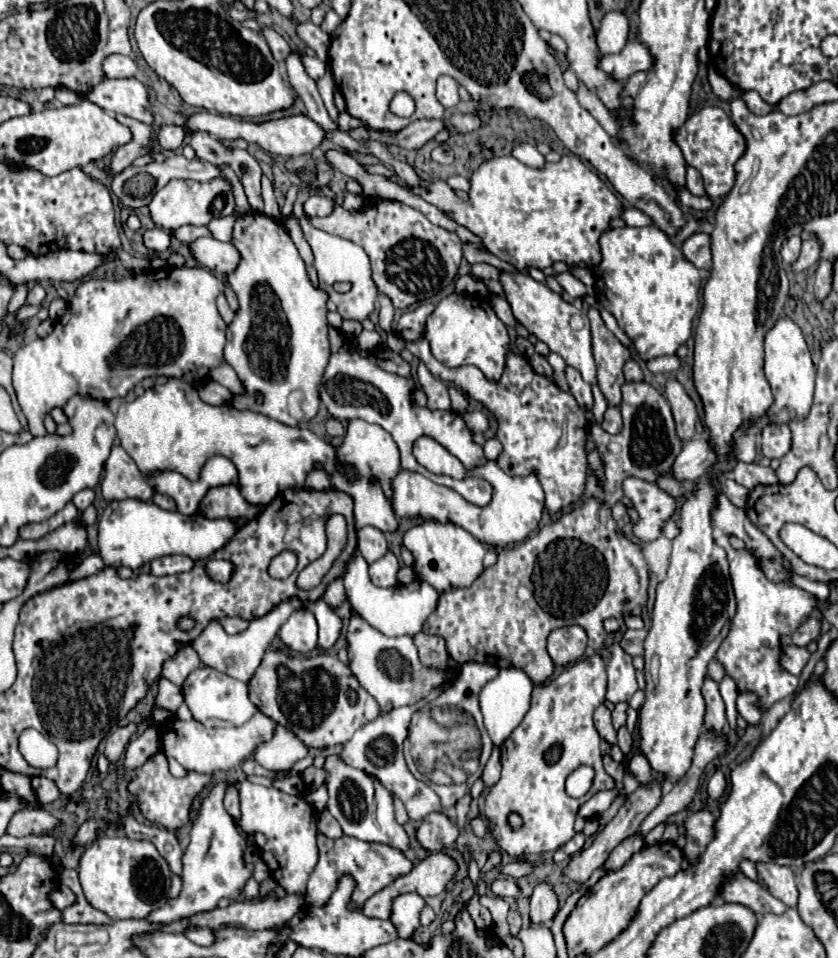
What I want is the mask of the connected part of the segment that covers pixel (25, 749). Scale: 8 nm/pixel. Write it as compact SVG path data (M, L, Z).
M26 729L20 735L20 753L38 769L50 769L58 761L58 747L36 729Z

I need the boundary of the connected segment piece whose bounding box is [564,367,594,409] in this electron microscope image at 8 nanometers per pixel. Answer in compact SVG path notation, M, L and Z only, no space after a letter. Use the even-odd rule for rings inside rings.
M566 367L566 381L570 385L570 393L574 395L574 399L580 403L580 405L586 405L588 409L592 407L594 399L592 399L592 391L590 391L590 385L580 377L580 371L572 369L572 367Z

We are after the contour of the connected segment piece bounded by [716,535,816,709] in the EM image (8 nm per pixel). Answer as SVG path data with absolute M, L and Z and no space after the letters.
M728 535L718 537L716 543L728 553L730 577L738 603L730 633L722 641L716 659L724 665L726 673L738 683L738 691L756 693L760 697L760 705L768 709L772 703L794 695L798 687L798 677L790 675L780 667L780 635L792 635L800 627L800 623L814 611L816 597L802 589L768 581L752 553L748 549L736 551L730 545Z

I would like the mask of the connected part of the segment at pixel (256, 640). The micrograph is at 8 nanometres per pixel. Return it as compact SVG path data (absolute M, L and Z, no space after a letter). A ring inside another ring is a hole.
M292 597L288 601L282 601L278 607L274 607L270 613L266 613L264 617L258 617L258 619L252 619L250 621L250 627L238 635L228 635L222 625L218 621L212 621L204 631L202 635L192 643L192 647L196 649L196 653L200 655L200 661L216 671L222 671L222 673L228 673L230 677L234 679L240 679L244 683L248 683L254 675L254 671L258 669L262 657L264 657L264 651L268 649L270 641L274 639L274 635L278 633L280 625L290 617L292 611L304 607L302 601L298 597Z

